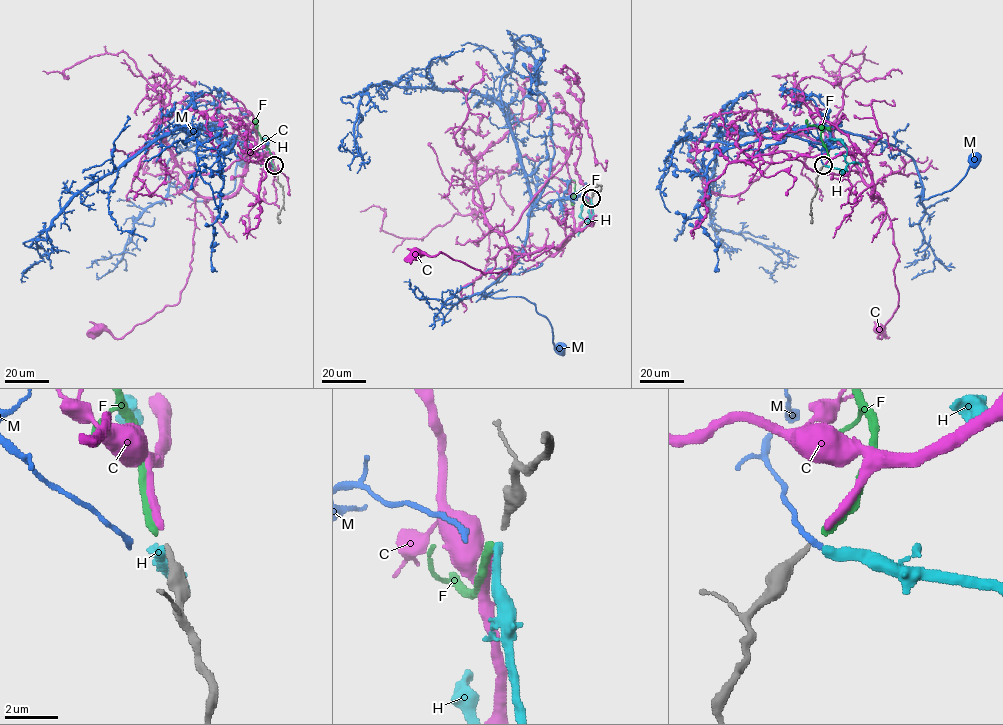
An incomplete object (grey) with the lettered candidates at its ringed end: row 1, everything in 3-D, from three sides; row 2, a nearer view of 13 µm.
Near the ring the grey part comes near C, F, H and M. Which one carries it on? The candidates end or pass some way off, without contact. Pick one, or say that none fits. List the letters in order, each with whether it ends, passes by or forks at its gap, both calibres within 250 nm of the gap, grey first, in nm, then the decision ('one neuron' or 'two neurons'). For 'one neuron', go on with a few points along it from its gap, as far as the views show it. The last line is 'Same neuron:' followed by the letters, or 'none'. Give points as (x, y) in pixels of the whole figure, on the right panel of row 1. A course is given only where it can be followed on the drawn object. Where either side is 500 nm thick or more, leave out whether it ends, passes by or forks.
C: it ends | 240/280 nm | one neuron | via (825, 164), (859, 152), (891, 221), (898, 306), (881, 338), (879, 330)
F: it ends | 240/320 nm | two neurons
H: it ends | 240/340 nm | two neurons
M: it ends | 240/240 nm | two neurons
Same neuron: C

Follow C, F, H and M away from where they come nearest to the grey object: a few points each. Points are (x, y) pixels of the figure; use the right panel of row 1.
C: (825, 164), (859, 152), (891, 221), (898, 306), (881, 338), (879, 330)
F: (825, 165), (828, 155), (821, 129), (809, 125), (806, 119)
H: (825, 165), (840, 170), (847, 164), (846, 147), (839, 140), (828, 138)
M: (823, 165), (823, 143), (833, 142), (833, 129), (877, 138), (914, 161), (922, 201), (951, 190), (974, 157)

